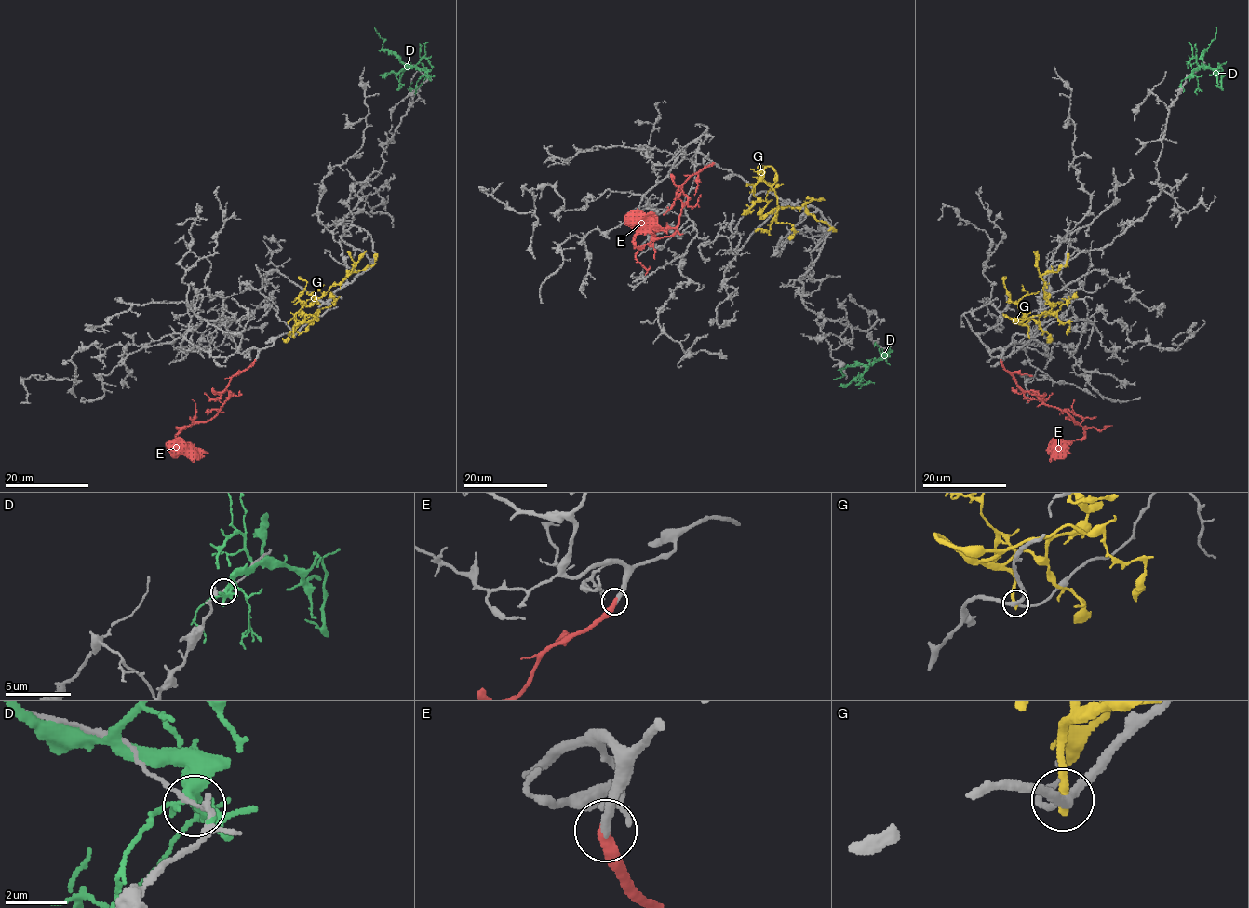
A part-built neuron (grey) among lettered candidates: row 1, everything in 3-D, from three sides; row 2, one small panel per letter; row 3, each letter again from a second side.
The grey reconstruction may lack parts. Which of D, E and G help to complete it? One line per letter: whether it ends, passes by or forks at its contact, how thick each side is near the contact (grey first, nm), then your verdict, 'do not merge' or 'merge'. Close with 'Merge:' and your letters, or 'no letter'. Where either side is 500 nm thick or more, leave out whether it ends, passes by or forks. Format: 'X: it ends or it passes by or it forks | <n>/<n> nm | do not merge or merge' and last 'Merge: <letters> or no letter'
D: it forks | 140/300 nm | do not merge
E: it ends | 200/420 nm | merge
G: it ends | 240/320 nm | do not merge
Merge: E

